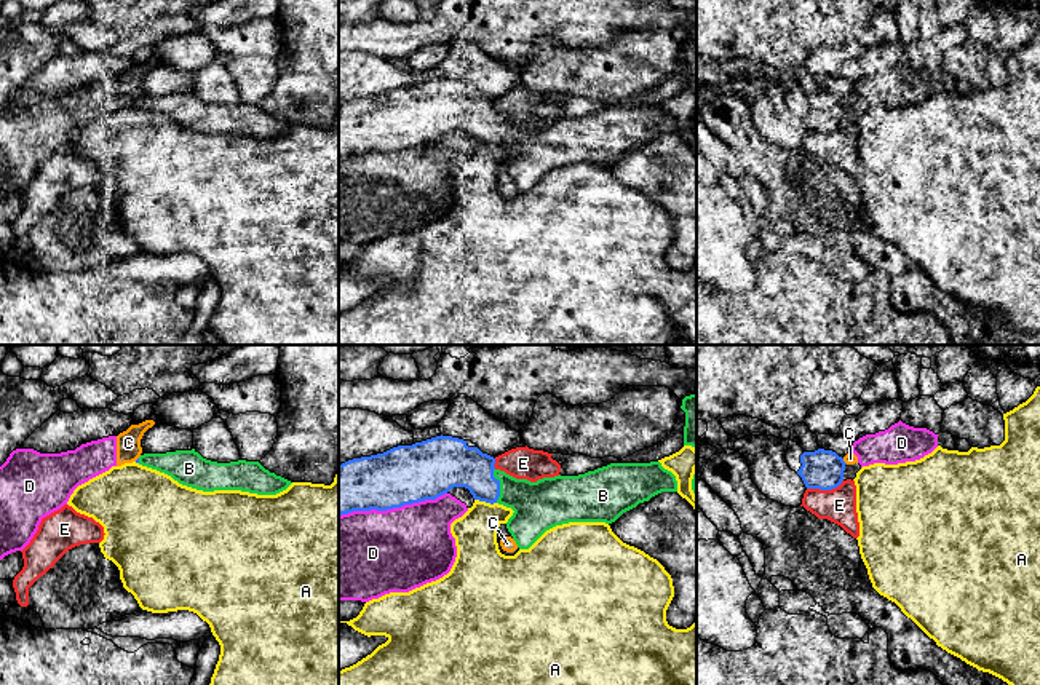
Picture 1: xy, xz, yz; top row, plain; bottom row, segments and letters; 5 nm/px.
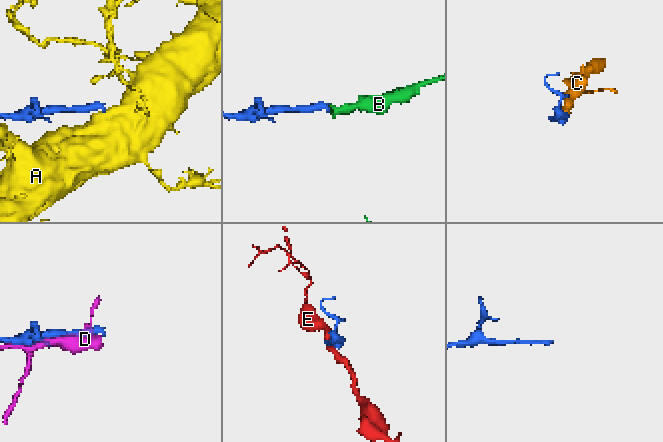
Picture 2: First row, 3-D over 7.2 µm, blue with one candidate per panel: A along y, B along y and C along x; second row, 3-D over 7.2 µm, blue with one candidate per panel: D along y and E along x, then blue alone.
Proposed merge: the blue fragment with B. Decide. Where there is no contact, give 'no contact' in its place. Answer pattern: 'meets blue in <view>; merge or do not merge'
meets blue in xz; merge

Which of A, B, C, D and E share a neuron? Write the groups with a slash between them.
A / B / C D / E

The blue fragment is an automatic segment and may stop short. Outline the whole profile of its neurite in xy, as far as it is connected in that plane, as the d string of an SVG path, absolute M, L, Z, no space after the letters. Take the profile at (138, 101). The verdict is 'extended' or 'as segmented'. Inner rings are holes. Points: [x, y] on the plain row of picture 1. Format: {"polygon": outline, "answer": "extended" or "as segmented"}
{"polygon": "M195 91L166 96L144 96L136 105L171 118L182 128L203 133L241 133L276 137L292 125L265 112L259 104L217 105L203 101Z", "answer": "extended"}

